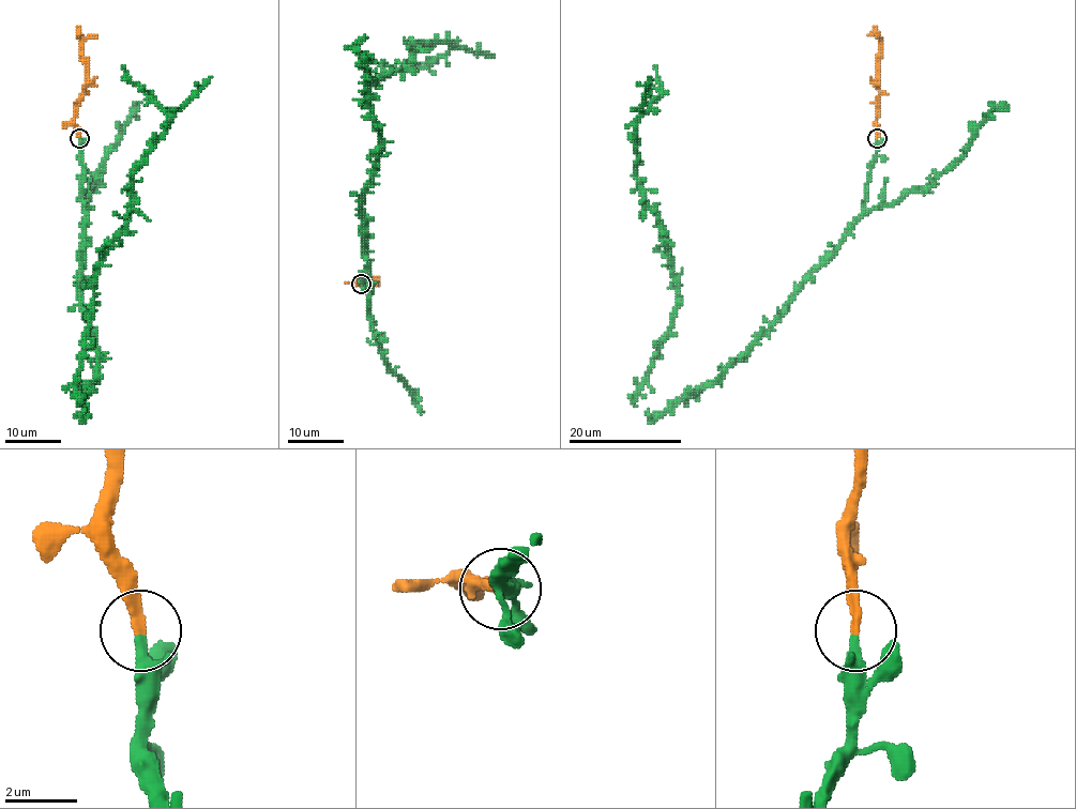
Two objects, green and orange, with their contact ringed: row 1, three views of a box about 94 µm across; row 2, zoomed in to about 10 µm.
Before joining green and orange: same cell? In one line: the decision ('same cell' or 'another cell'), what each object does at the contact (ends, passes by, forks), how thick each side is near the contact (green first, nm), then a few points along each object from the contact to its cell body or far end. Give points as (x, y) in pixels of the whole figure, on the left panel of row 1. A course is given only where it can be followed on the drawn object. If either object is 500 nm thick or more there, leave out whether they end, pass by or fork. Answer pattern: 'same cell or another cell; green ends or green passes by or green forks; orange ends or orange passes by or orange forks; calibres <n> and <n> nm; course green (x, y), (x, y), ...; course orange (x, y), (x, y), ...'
same cell; green passes by; orange ends; calibres 240 and 280 nm; course green (79, 138), (80, 308), (97, 354), (84, 420), (93, 277), (167, 119), (121, 65); course orange (79, 138), (75, 117), (76, 102), (85, 86), (85, 61), (77, 26)

